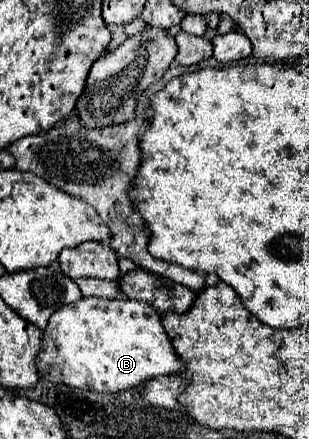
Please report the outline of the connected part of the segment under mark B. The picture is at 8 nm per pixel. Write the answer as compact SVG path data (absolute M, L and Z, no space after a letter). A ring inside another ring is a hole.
M82 298L76 304L68 304L56 310L48 326L44 328L42 348L38 352L38 372L52 384L66 384L72 388L94 390L94 392L118 392L138 388L144 380L160 374L176 374L184 368L184 362L176 356L168 334L164 332L160 314L146 302L128 298Z

